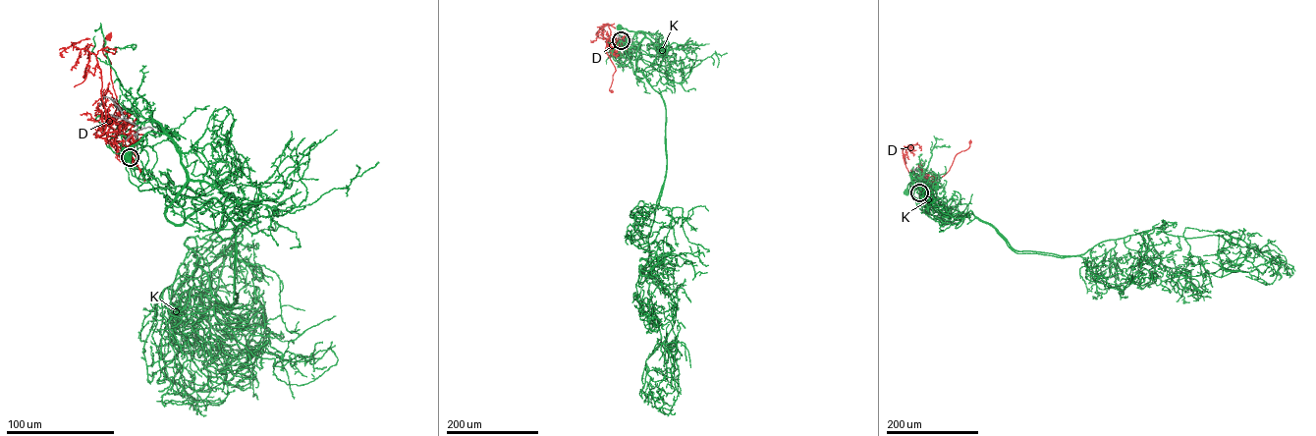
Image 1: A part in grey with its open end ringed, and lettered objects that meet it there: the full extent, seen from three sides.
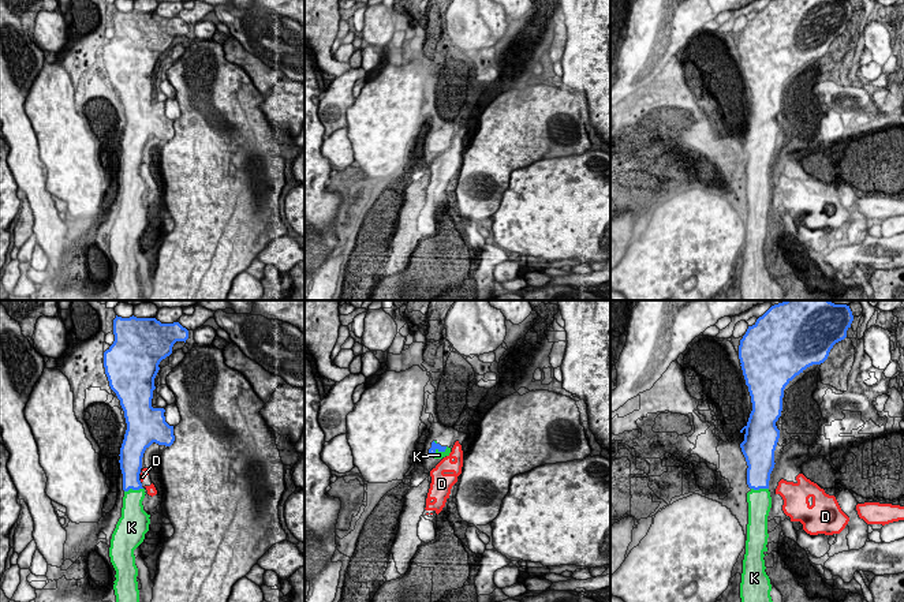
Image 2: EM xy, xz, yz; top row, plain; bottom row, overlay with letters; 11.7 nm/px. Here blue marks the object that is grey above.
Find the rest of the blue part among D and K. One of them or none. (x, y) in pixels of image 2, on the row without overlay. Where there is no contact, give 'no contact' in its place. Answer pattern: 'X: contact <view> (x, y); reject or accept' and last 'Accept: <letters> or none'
D: no contact; reject
K: contact xz (439, 145); accept
Accept: K

